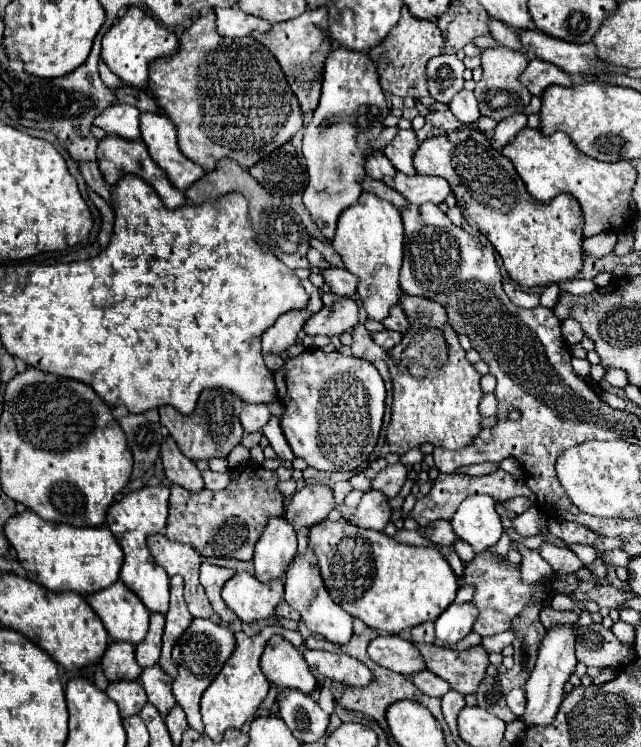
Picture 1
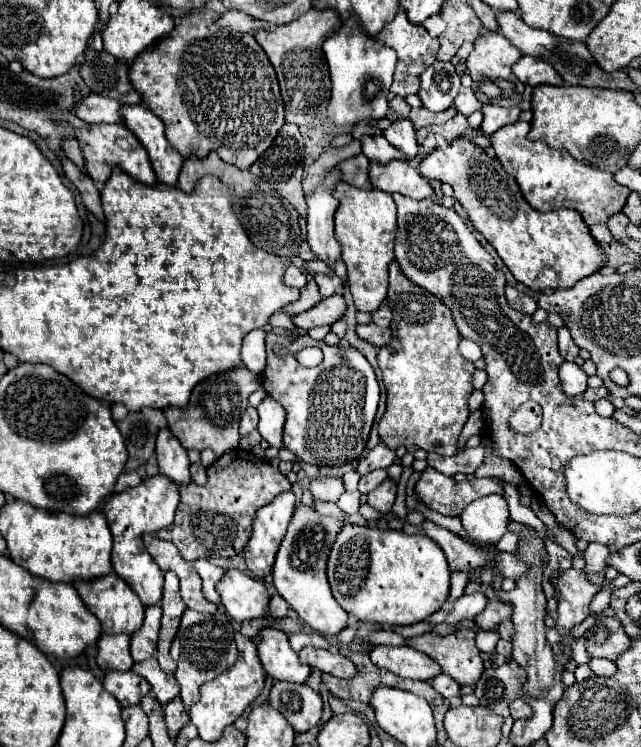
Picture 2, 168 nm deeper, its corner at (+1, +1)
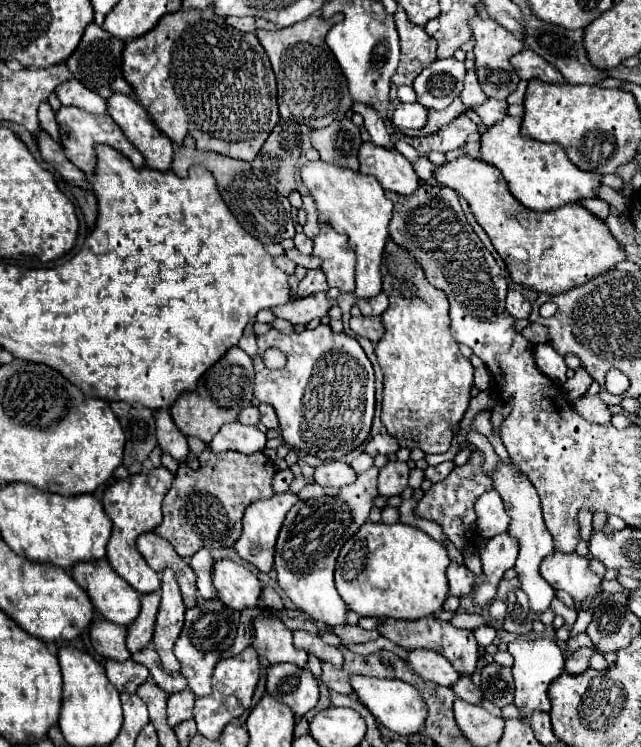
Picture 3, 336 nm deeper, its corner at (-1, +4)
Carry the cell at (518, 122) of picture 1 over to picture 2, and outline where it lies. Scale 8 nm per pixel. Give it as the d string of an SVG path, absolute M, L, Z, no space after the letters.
M484 105L482 107L482 113L484 113L484 121L482 121L482 131L490 137L492 133L496 133L500 127L504 125L510 125L510 123L516 123L520 119L520 109L518 107L512 107L512 109L504 109L504 107L498 107L498 105Z

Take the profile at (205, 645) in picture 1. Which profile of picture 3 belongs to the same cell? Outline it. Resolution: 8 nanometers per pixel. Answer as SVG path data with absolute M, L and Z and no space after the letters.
M218 598L204 600L200 604L196 604L194 608L186 610L184 630L174 646L174 654L182 664L182 670L180 670L182 676L188 680L188 686L196 696L210 694L212 670L218 662L220 652L224 652L226 648L232 646L234 636L236 636L236 624L232 622L232 610L228 606L224 606Z

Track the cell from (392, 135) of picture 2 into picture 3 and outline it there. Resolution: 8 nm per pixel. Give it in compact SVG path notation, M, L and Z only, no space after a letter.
M418 102L398 104L396 110L394 110L392 122L394 122L400 130L406 130L406 128L420 130L420 128L424 128L426 122L428 122L428 108L424 108L424 106L418 104Z

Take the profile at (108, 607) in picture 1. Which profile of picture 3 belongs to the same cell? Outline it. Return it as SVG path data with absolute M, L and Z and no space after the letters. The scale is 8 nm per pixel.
M102 558L96 562L78 562L76 566L72 566L72 578L86 590L94 608L106 620L110 620L114 624L122 624L122 626L130 626L136 620L136 616L140 612L140 594L112 570L108 560Z

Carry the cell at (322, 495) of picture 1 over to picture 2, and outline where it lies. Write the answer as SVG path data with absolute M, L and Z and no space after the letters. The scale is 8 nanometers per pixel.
M338 477L314 479L310 483L310 493L312 493L314 501L332 501L332 503L336 503L338 497L344 493L344 485Z

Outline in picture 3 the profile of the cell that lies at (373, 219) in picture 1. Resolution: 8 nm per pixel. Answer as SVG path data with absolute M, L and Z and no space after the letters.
M322 160L306 162L300 168L300 178L308 188L314 204L318 208L318 222L332 226L338 234L348 236L348 250L356 254L356 296L372 298L382 292L380 278L380 262L384 244L388 238L388 224L392 218L392 202L384 196L384 188L374 176L364 176L362 172L354 172L348 168L332 166Z

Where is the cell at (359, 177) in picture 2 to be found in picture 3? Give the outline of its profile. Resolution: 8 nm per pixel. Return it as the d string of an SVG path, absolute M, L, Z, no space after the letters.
M342 118L320 130L310 130L310 142L320 152L320 160L358 170L358 148L362 140L360 128L350 118Z

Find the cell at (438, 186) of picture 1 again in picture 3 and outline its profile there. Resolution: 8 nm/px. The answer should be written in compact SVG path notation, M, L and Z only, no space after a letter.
M364 142L358 150L358 162L360 172L376 176L384 190L408 196L418 188L418 176L412 164L398 150Z

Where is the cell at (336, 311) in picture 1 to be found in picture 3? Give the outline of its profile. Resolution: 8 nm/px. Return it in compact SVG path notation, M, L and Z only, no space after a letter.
M320 292L320 294L312 294L312 296L304 296L304 298L294 296L284 306L274 306L272 312L276 318L288 320L290 324L298 326L298 324L308 324L314 318L326 316L330 306L332 306L332 302L326 298L324 292Z

